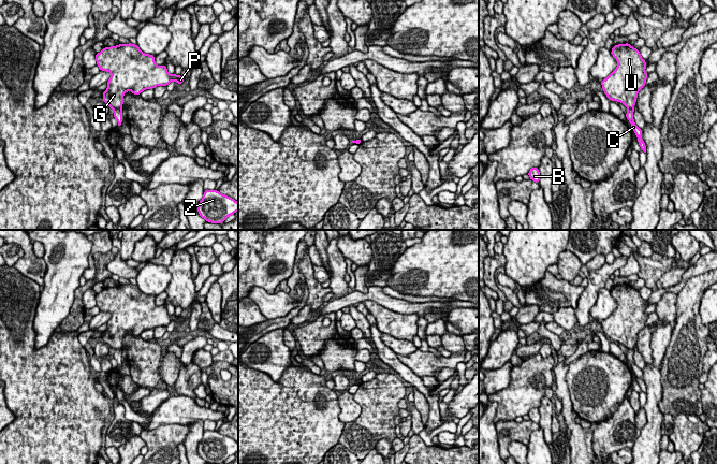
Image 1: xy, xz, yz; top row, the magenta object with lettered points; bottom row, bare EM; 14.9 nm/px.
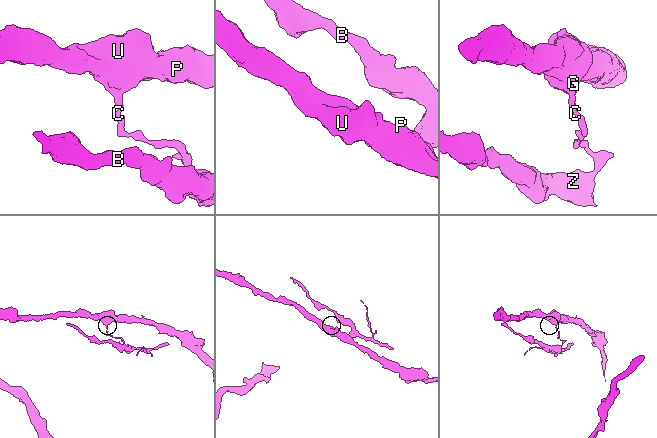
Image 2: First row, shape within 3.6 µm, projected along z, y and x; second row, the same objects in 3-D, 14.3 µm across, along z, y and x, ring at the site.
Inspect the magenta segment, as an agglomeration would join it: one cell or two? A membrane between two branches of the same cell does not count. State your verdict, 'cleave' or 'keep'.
cleave

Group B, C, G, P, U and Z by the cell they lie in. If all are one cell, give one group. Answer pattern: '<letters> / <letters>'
B C Z / G P U

